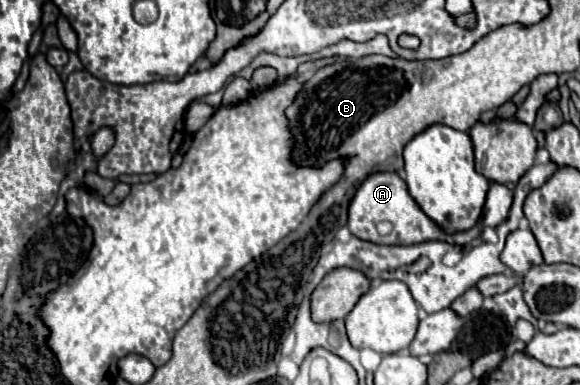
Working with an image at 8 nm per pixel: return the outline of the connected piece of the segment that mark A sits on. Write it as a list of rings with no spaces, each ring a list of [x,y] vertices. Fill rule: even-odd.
[[[390,171],[372,173],[358,187],[358,191],[356,191],[356,195],[354,195],[352,203],[350,203],[348,229],[358,239],[380,243],[380,245],[412,245],[412,243],[424,243],[424,241],[430,241],[430,239],[438,239],[438,241],[448,241],[448,243],[460,243],[460,245],[466,247],[466,245],[470,245],[472,239],[476,239],[476,225],[472,229],[460,231],[460,233],[446,233],[444,229],[440,229],[420,209],[420,205],[412,199],[412,195],[408,193],[406,183],[398,177],[398,173],[390,173]],[[380,221],[390,221],[392,223],[390,235],[380,235],[378,233],[376,225]]]

